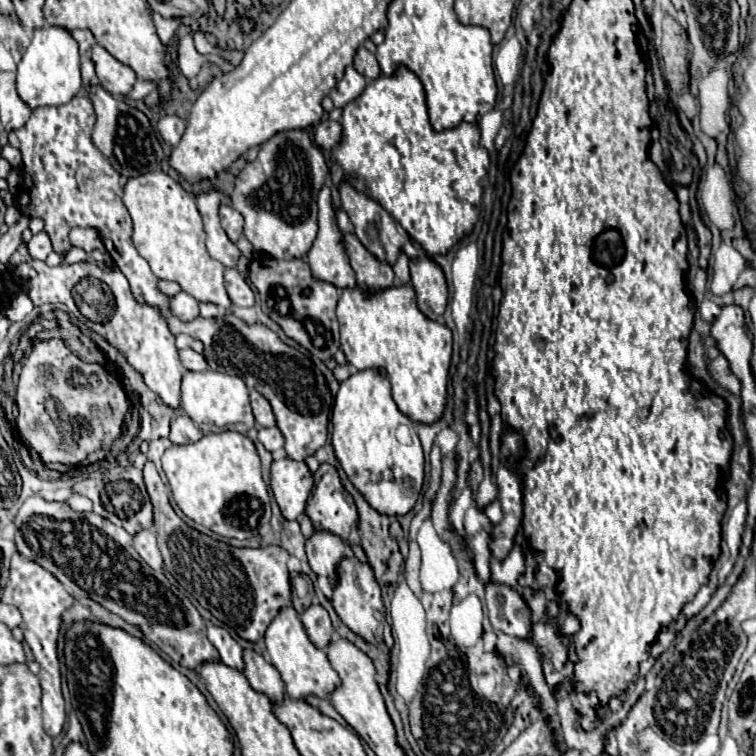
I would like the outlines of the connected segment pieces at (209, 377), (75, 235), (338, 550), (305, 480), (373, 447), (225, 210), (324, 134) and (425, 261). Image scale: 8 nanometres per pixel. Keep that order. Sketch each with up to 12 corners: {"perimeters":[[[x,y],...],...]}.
{"perimeters":[[[189,373],[181,407],[203,435],[255,427],[247,385]],[[73,229],[69,233],[73,247],[91,253],[101,245],[95,229]],[[313,533],[305,541],[309,565],[331,585],[339,563],[353,553],[333,533]],[[273,461],[271,491],[287,521],[305,511],[313,473]],[[383,371],[343,381],[331,423],[337,461],[389,517],[421,495],[425,459]],[[229,205],[219,217],[227,237],[235,243],[243,233],[243,217]],[[323,119],[313,133],[321,151],[329,151],[341,139],[341,125]],[[429,257],[409,261],[419,311],[439,321],[449,291]]]}

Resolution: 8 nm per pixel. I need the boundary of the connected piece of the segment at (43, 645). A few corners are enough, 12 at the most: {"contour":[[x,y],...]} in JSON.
{"contour":[[13,553],[1,601],[23,617],[41,667],[43,729],[67,721],[57,639],[77,601],[53,573]]}

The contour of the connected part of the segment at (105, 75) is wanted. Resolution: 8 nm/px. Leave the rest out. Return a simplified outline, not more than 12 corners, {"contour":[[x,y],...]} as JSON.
{"contour":[[101,45],[91,47],[99,85],[113,97],[127,95],[135,73]]}

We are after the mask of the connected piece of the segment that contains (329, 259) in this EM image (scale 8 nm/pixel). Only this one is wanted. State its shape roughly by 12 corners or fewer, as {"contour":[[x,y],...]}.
{"contour":[[319,189],[319,233],[307,253],[313,279],[353,289],[331,191]]}

